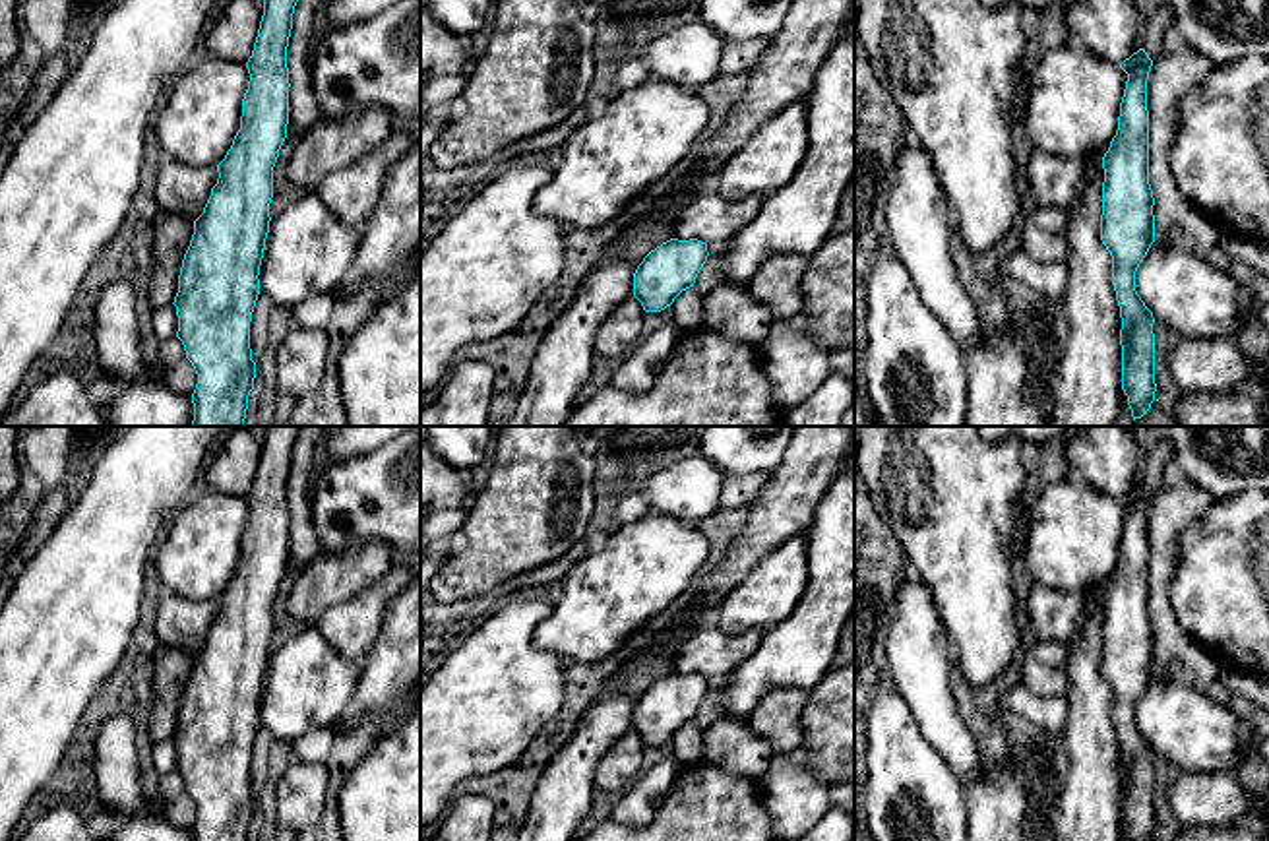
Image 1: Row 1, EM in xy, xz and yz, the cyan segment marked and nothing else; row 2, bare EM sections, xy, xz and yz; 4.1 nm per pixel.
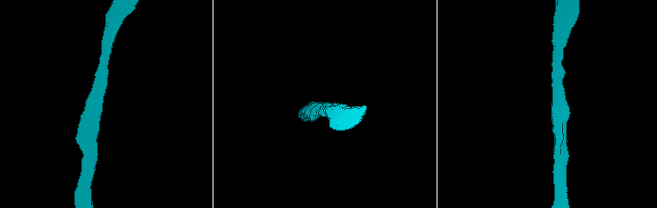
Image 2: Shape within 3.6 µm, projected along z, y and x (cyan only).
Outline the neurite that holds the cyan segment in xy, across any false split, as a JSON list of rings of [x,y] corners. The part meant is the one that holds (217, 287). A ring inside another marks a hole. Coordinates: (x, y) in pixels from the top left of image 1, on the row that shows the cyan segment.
[[[263,0],[263,16],[252,56],[246,62],[250,81],[242,99],[240,130],[217,165],[217,184],[194,221],[174,296],[178,331],[198,384],[192,393],[192,426],[244,426],[248,395],[254,389],[256,362],[250,349],[250,322],[260,295],[260,265],[269,233],[273,167],[287,138],[289,68],[287,47],[298,0]]]

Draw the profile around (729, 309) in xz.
[[[721,283],[703,296],[703,327],[759,347],[775,316],[754,300],[748,285]]]

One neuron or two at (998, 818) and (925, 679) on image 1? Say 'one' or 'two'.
two

